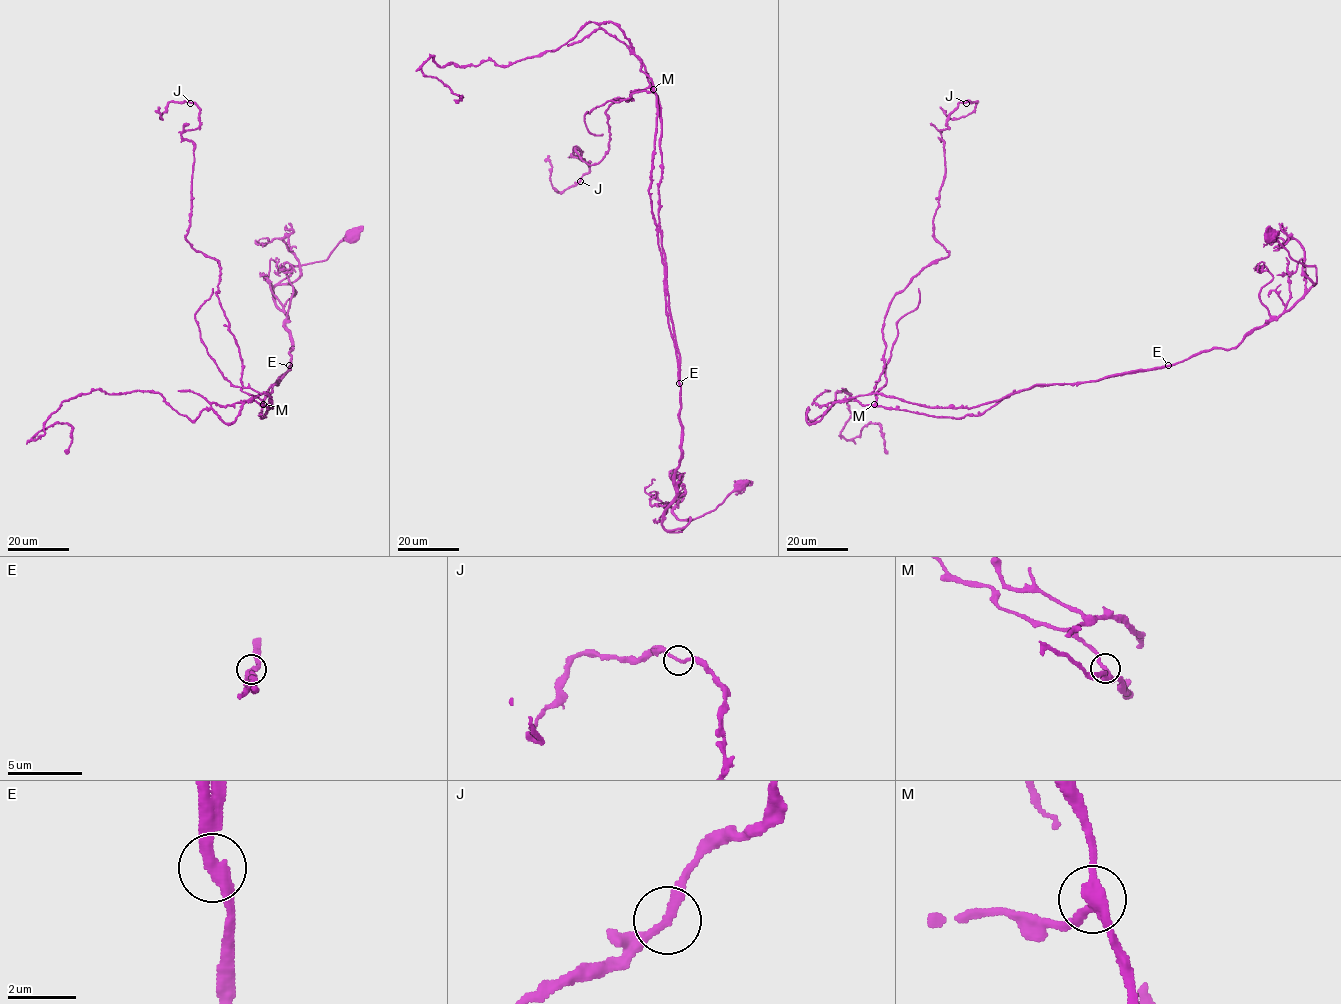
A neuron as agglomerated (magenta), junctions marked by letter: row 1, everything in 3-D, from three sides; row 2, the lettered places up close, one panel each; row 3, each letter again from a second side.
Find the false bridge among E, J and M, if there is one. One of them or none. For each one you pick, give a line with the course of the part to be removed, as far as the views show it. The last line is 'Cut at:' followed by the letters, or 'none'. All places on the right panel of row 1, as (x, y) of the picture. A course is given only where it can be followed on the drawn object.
E: (1168, 365), (1091, 381), (1036, 385), (960, 417), (877, 406), (897, 322), (917, 306), (918, 288)
Cut at: E

